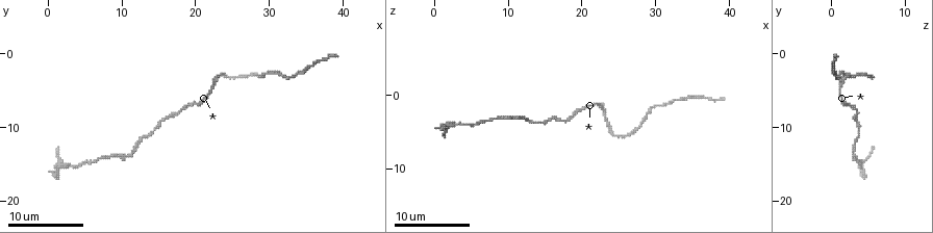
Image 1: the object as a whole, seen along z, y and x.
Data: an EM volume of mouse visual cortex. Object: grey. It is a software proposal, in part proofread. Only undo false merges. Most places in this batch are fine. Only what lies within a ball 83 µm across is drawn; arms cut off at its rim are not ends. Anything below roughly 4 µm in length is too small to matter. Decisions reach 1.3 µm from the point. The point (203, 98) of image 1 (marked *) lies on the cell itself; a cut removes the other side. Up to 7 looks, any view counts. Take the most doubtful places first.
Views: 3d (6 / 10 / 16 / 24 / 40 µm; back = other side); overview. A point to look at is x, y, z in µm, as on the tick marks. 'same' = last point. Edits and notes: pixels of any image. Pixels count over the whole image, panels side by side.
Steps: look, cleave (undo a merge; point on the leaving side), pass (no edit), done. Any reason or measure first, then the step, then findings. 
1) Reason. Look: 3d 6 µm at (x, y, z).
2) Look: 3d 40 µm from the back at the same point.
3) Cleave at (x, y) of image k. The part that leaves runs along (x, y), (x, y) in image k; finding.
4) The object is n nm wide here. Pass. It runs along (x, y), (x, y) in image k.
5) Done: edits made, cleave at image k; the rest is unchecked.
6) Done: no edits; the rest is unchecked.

Thick turns thin. Look: 3d 6 µm at (23.5, 3.0, 2.0).

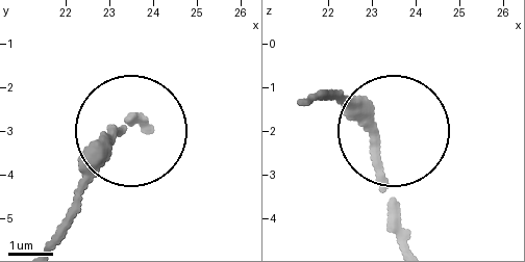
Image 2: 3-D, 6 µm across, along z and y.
Look: 3d 6 µm from the back at (23.10, 3.00, 2.35).

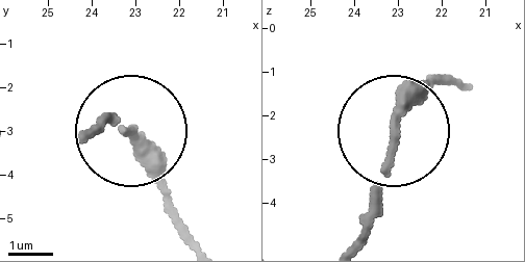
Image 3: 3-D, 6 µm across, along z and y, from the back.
Pass. It runs along (457, 82), (431, 82), (394, 134), (368, 231) in image 3; continuous, no second cell.

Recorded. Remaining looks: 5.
A narrow waist. Look: 3d 10 µm at (14.0, 10.5, 3.5).

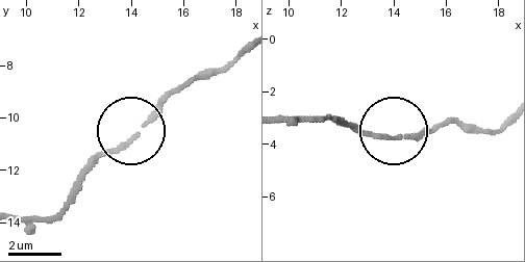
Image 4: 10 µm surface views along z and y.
Look: 3d 6 µm at (14.1, 10.7, 3.7).

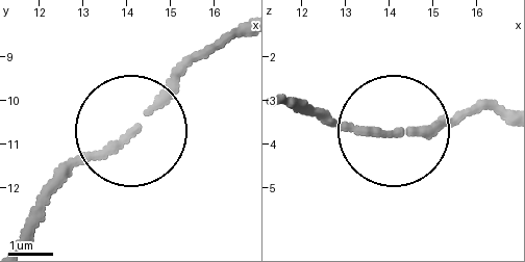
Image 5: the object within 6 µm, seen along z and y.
Pass. One cell here.

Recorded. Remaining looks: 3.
Sudden change in width. Look: 3d 16 µm at (8.5, 14.0, 3.0).

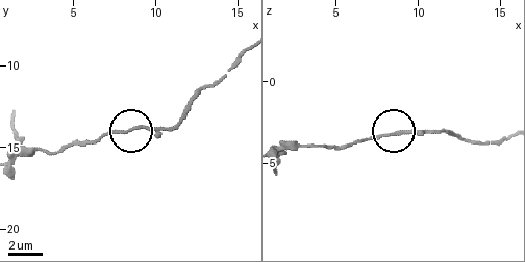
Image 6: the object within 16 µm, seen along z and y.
Look: 3d 6 µm at (8.8, 13.8, 3.3).

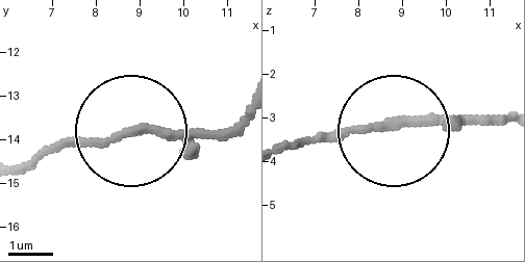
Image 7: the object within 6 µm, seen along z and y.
Pass. It runs along (244, 114), (199, 137), (121, 130), (20, 163) in image 7; one cell here.

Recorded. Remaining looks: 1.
Done: no edits; the rest is unchecked.

